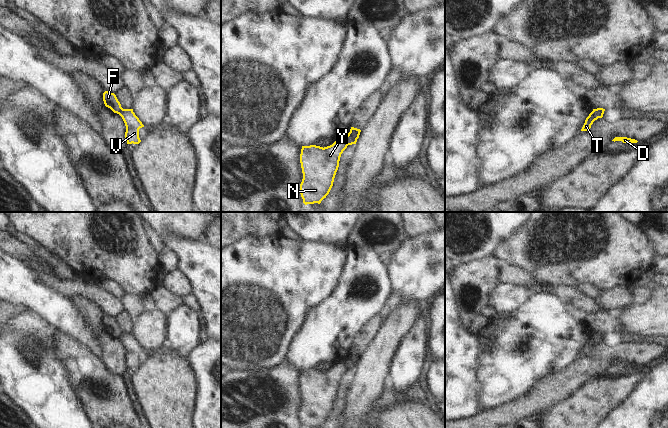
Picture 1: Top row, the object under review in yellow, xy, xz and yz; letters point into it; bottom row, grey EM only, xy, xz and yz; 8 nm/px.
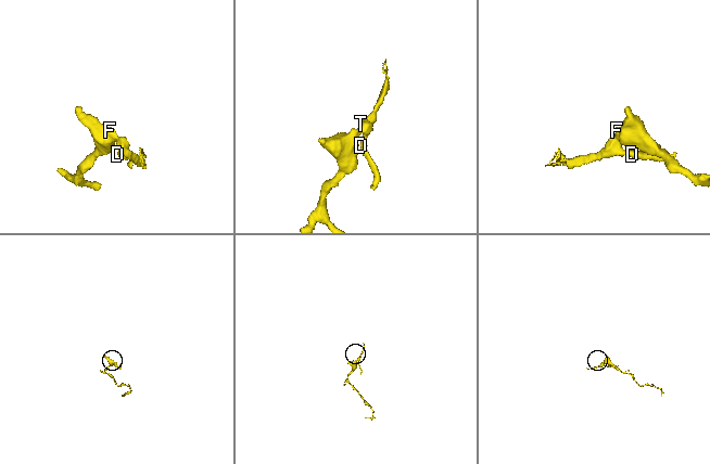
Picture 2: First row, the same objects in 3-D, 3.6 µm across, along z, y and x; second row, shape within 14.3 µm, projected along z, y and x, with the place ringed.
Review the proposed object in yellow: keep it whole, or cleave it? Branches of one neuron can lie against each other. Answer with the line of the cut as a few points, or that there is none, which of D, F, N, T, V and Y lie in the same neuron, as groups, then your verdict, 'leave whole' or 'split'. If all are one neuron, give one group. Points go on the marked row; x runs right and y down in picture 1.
xz (344, 137), (348, 144) | D T V / F N Y | split

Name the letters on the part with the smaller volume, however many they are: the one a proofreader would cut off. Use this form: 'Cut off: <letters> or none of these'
Cut off: D, T, V

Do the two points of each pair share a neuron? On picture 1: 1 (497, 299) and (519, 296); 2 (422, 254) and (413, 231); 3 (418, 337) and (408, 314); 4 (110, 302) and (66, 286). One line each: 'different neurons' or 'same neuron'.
1: same neuron
2: different neurons
3: different neurons
4: same neuron

